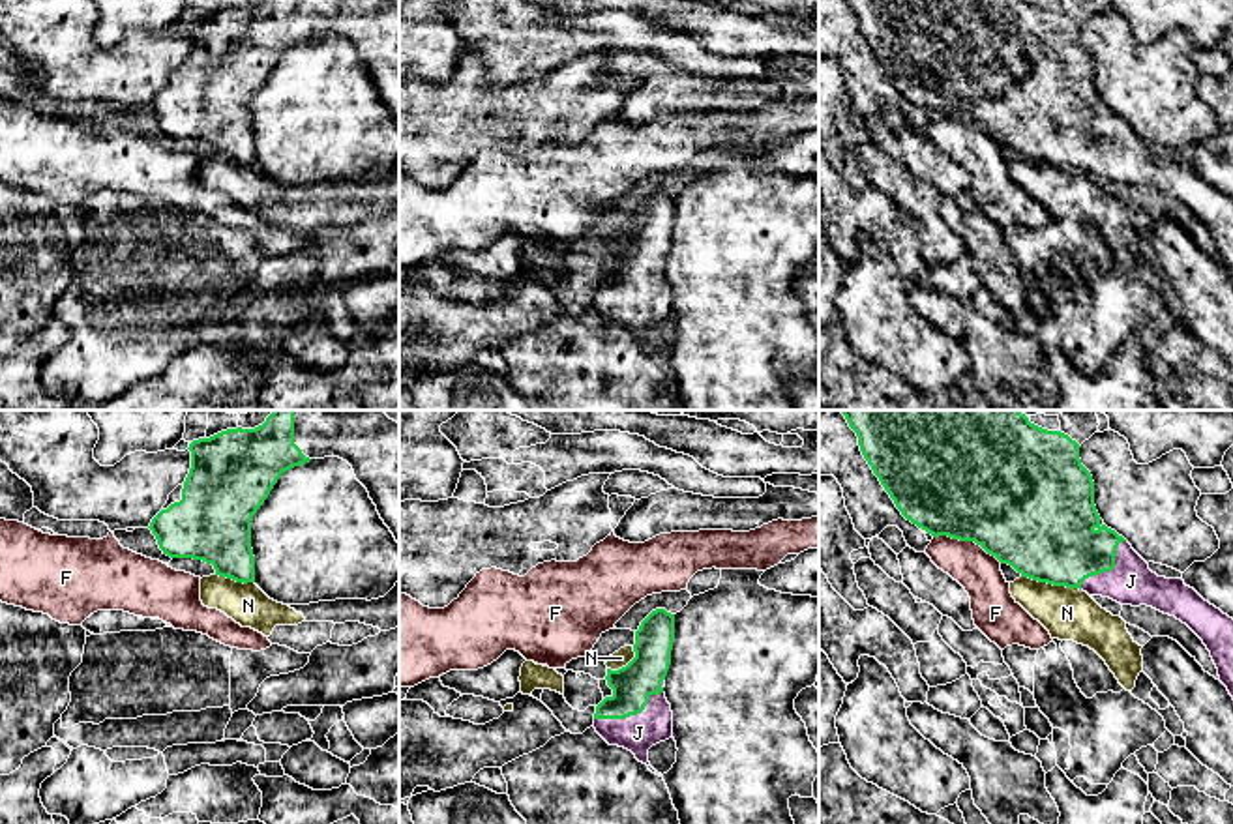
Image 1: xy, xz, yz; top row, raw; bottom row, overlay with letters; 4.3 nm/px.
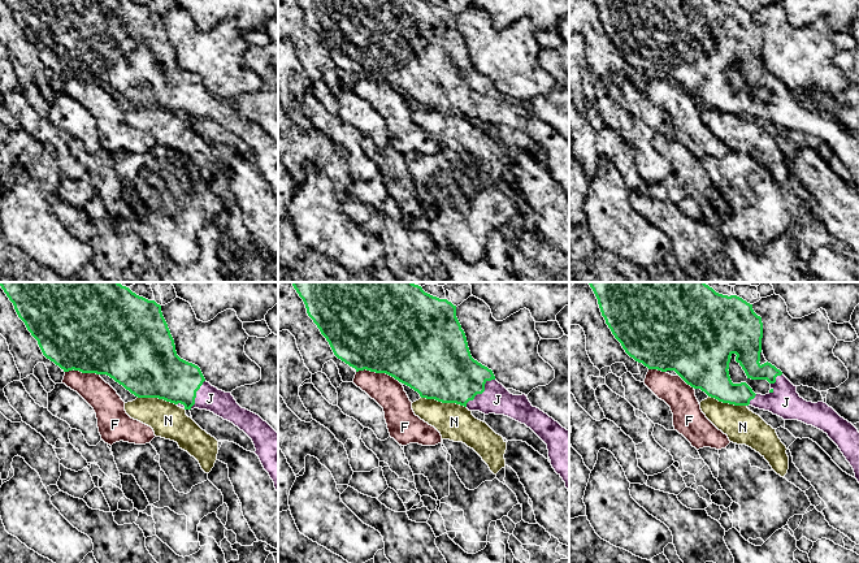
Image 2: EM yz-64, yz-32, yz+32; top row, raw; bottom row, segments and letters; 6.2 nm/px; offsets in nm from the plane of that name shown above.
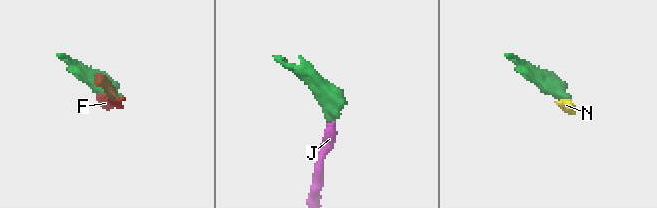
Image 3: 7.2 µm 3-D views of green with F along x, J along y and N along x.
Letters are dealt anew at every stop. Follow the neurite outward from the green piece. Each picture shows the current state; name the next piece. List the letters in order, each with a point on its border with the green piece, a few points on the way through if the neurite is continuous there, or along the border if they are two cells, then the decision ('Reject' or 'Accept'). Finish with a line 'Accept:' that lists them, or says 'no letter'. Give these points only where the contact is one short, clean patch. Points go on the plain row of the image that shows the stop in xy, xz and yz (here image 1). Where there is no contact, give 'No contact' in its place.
F: Touches green at yz (967, 120). Reject
J: Touches green at xz (630, 294). Path across: xz (632, 266), (630, 294), (638, 304), (638, 313). Accept
N: Touches green at yz (1052, 163). Boundary: yz (1022, 156), (1080, 171). Reject
Accept: J

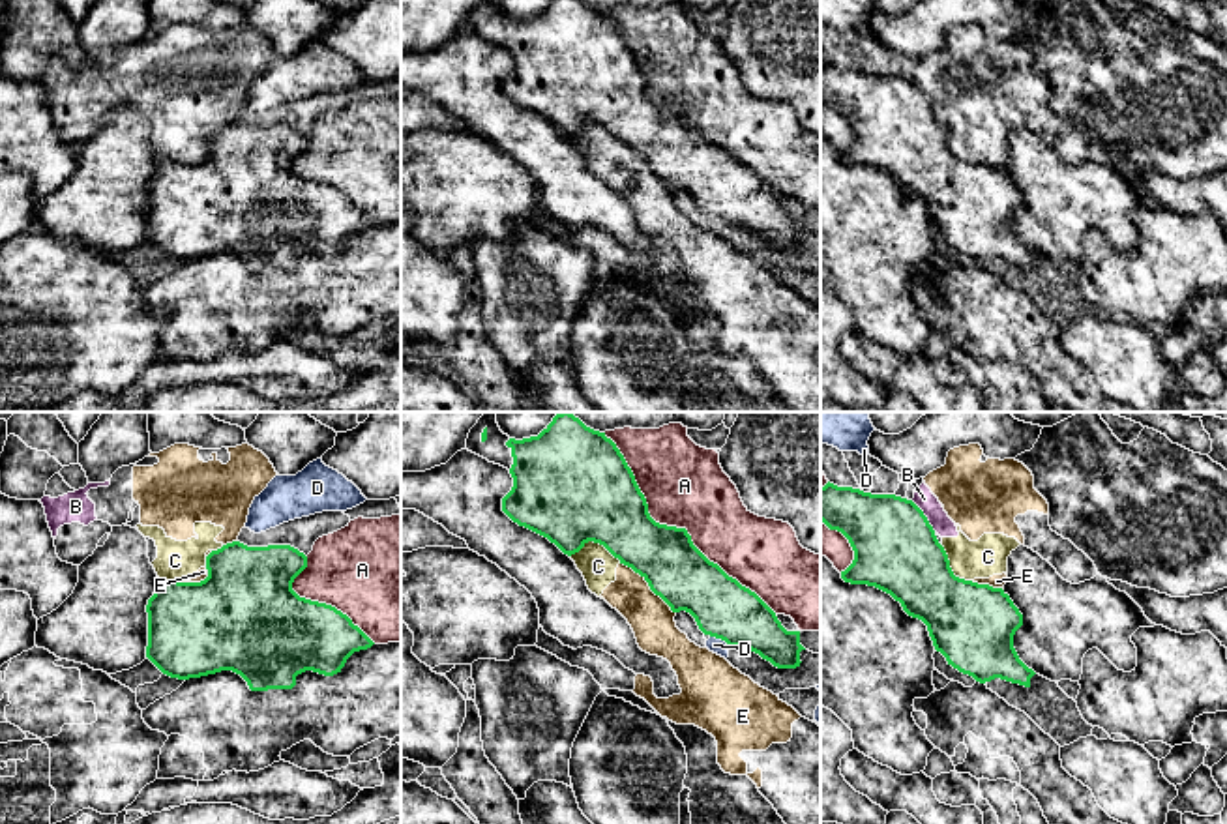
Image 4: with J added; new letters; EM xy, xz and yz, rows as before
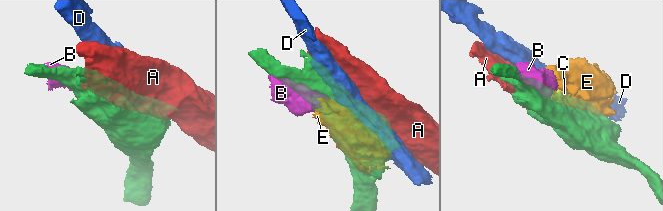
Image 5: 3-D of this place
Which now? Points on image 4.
A: Touches green at xz (675, 107). Reject
B: Touches green at yz (924, 96). Reject
C: Touches green at xz (596, 122). Boundary: xz (570, 135), (589, 122), (598, 122), (620, 143). Reject
D: Touches green at xz (720, 218). Reject
E: Touches green at xz (649, 165). Reject
Accept: no letter

